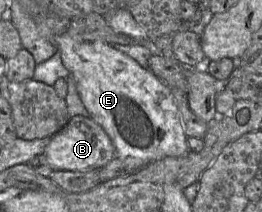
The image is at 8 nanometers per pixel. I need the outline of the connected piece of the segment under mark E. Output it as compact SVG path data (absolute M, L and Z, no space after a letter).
M68 33L55 37L63 65L74 78L76 89L91 117L108 134L115 147L115 157L133 171L165 157L180 157L189 152L181 113L170 88L136 60L102 41L74 39Z

